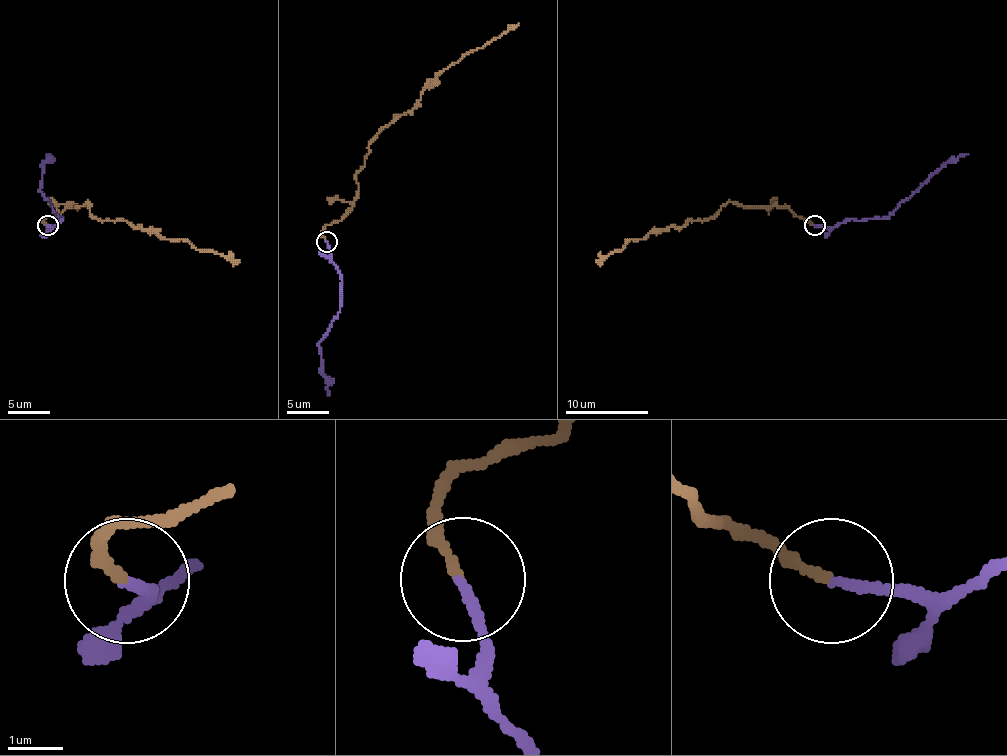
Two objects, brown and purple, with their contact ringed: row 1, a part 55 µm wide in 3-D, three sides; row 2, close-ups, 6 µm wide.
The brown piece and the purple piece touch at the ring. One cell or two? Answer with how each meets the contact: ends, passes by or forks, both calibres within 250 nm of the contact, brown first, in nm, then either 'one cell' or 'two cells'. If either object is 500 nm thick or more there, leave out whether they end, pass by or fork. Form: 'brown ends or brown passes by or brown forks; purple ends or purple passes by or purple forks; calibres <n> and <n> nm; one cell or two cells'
brown ends; purple ends; calibres 160 and 170 nm; one cell

